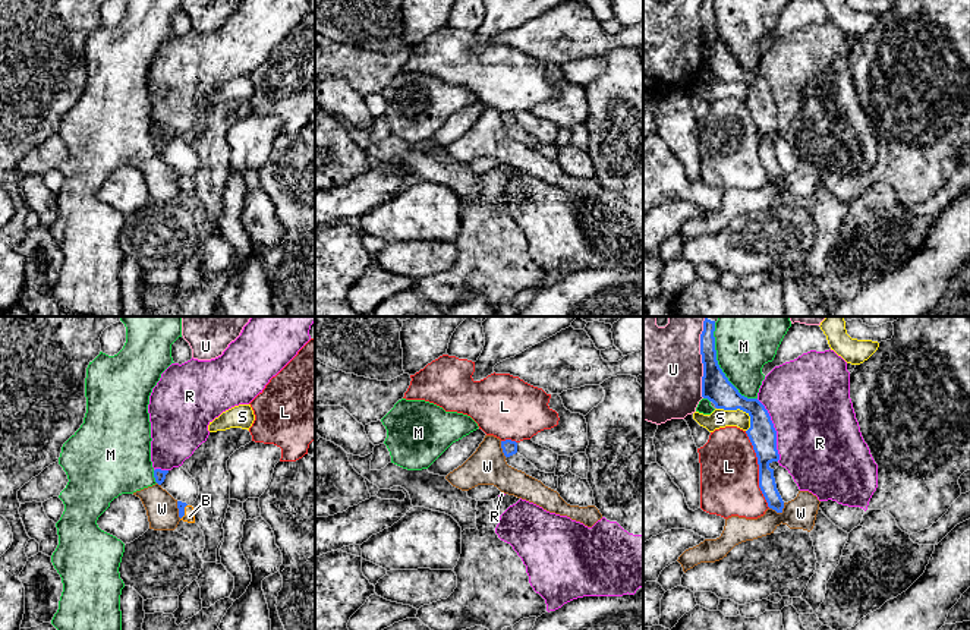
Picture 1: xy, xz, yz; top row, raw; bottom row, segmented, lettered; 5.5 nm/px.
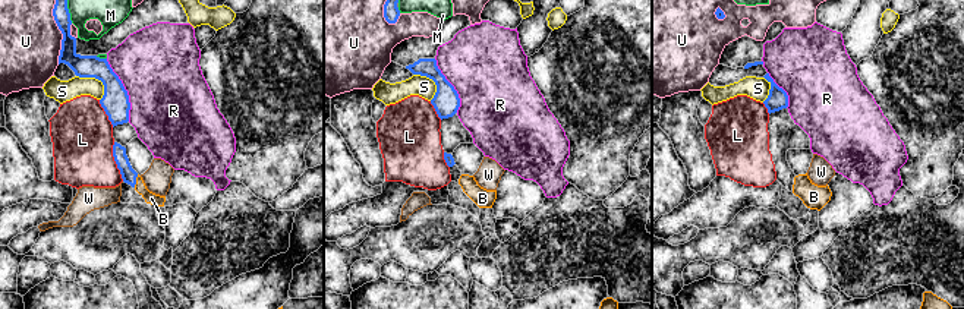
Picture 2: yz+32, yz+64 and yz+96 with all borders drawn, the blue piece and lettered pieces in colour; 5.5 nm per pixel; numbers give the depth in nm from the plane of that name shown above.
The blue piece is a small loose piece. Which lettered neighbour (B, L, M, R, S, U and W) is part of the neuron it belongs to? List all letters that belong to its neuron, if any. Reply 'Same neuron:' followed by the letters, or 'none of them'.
Same neuron: B

